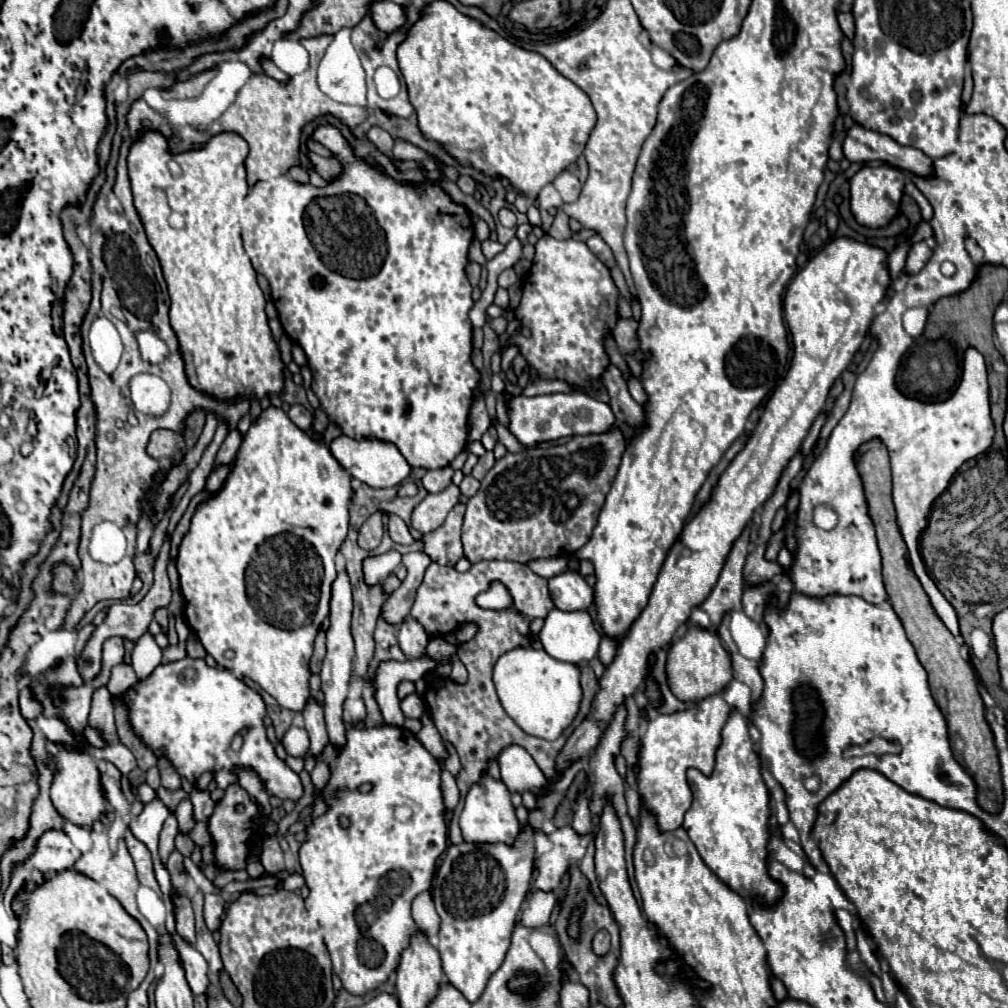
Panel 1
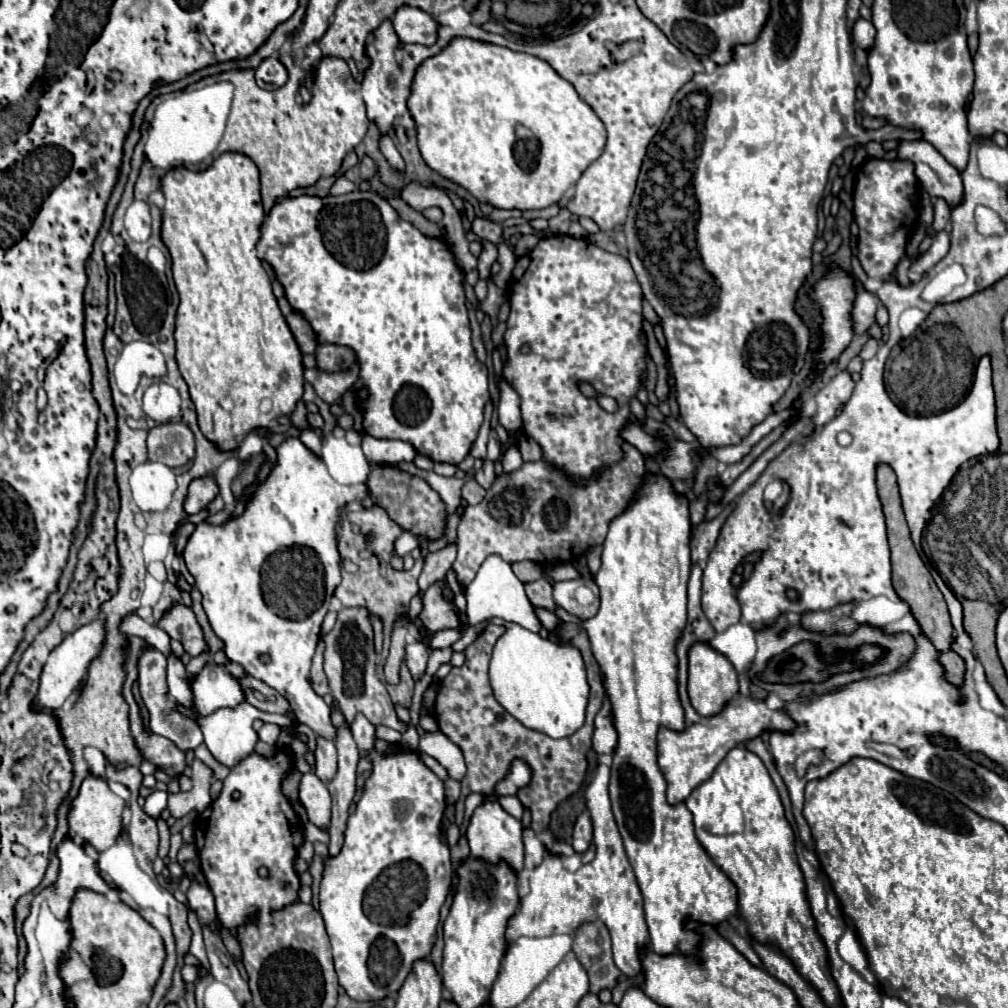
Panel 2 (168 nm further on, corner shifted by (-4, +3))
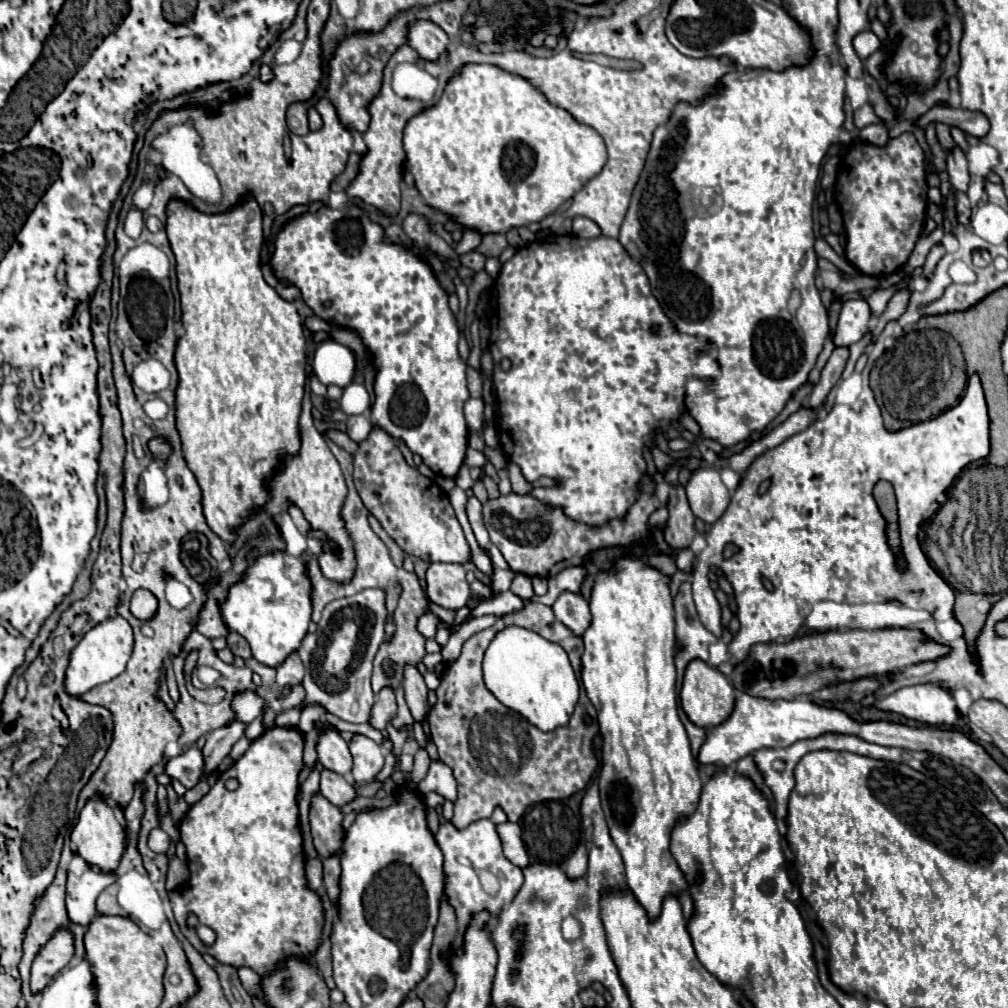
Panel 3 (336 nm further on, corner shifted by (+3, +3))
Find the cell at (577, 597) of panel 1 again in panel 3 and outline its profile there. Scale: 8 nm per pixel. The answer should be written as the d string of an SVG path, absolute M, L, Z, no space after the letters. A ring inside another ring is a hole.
M562 593L556 603L552 605L554 609L554 615L560 623L564 623L574 635L582 637L584 631L590 627L592 623L592 615L590 615L590 609L588 609L588 603L576 595L576 593Z

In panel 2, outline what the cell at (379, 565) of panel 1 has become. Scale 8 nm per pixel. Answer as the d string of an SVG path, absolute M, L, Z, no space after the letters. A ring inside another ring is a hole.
M405 531L405 533L395 541L395 555L405 557L405 555L409 555L417 545L419 545L417 537L415 537L413 533L407 533L407 531Z

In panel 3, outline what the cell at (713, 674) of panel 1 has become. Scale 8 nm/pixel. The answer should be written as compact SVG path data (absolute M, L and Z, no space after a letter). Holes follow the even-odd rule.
M692 661L684 675L680 703L682 703L684 713L696 727L712 729L730 717L730 713L734 709L734 687L718 669L712 669L704 661Z

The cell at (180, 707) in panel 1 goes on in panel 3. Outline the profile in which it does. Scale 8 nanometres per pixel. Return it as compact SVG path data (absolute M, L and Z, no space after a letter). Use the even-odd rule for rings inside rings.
M314 795L310 807L310 827L314 837L314 847L322 859L340 855L344 843L344 827L342 827L342 811L334 807L322 795Z

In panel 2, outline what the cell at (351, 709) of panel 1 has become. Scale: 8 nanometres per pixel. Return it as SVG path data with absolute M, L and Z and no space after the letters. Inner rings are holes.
M357 713L357 717L351 723L351 733L361 751L361 757L365 757L373 749L373 743L375 743L375 725L363 713Z

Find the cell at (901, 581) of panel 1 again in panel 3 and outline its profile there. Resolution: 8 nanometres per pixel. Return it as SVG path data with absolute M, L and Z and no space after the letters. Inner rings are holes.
M878 481L874 487L874 499L880 507L880 513L884 515L884 519L888 521L888 537L890 537L890 545L894 549L898 549L898 525L896 525L896 497L894 497L894 489L888 481Z

